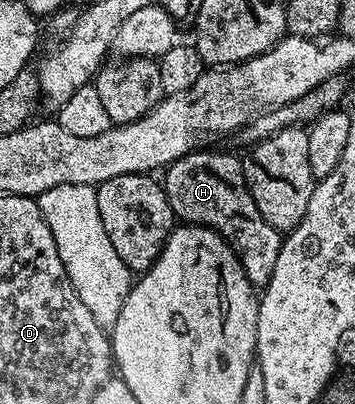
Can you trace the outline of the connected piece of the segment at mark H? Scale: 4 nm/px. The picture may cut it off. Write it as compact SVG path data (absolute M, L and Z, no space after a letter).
M195 149L165 167L166 178L163 177L161 183L168 204L175 219L186 224L206 226L221 235L234 249L249 282L261 288L271 278L272 269L276 266L283 235L272 224L268 224L264 216L260 216L260 208L256 208L256 200L252 200L246 184L242 158L225 154L222 150L202 149Z

